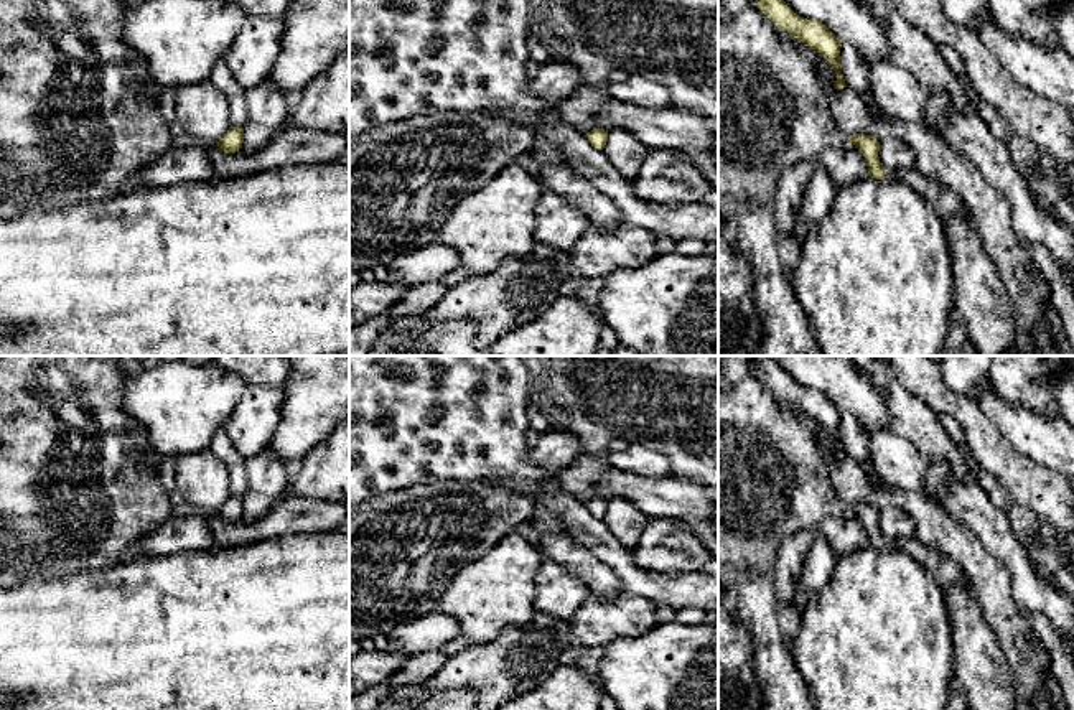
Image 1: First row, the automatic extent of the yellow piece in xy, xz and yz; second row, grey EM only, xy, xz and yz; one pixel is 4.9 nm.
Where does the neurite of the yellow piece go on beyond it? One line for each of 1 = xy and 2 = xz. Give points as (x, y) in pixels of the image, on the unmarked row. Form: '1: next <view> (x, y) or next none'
1: next none
2: next none

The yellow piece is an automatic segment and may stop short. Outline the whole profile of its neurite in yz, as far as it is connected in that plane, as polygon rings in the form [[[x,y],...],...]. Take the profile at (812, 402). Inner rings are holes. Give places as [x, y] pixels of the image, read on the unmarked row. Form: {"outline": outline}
{"outline": [[[758,356],[758,359],[759,364],[754,376],[758,376],[779,399],[791,402],[799,412],[807,413],[830,432],[837,441],[835,458],[840,460],[847,456],[840,440],[842,410],[820,390],[807,389],[794,382],[773,356]]]}

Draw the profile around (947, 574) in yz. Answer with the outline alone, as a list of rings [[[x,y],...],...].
[[[916,537],[896,539],[896,545],[899,550],[909,554],[937,580],[937,585],[944,595],[959,585],[972,591],[970,580],[952,558],[939,554],[934,549],[929,549]]]

